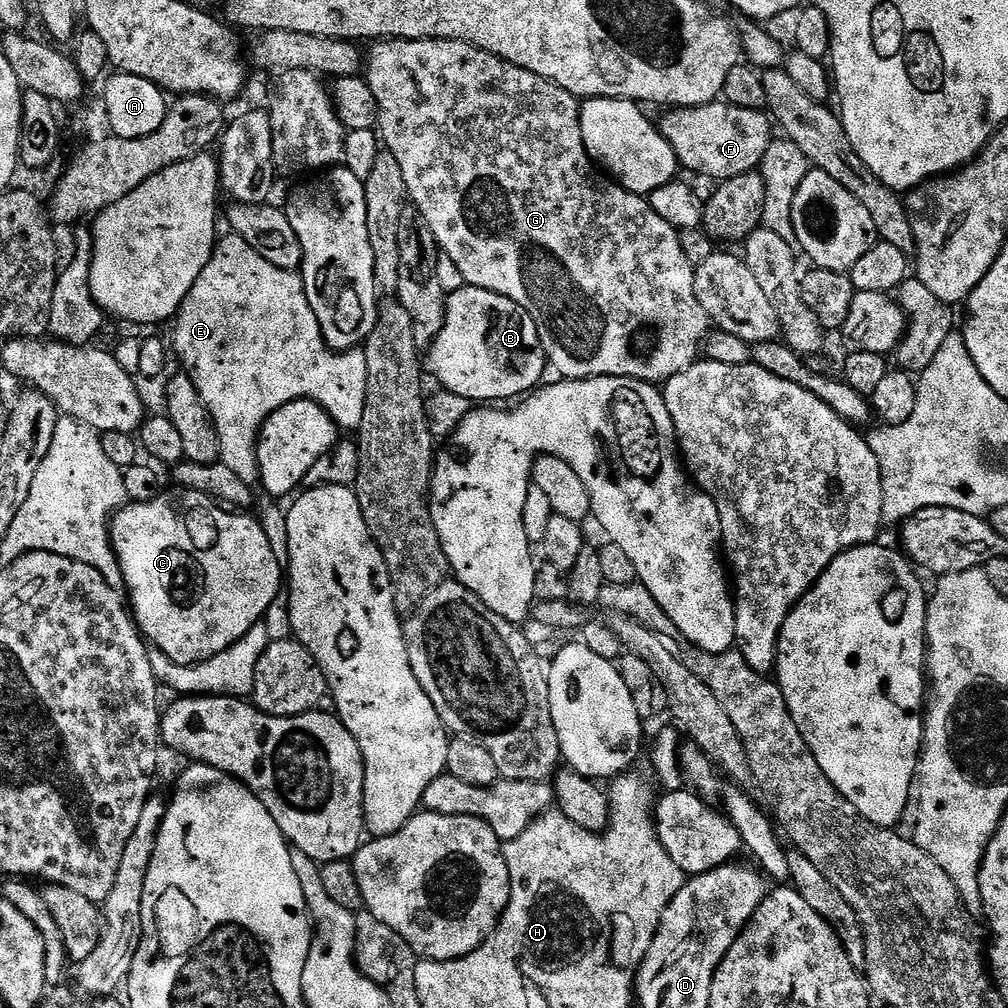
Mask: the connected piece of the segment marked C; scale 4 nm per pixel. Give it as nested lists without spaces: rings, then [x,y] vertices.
[[[176,486],[171,490],[165,490],[160,493],[154,502],[142,502],[141,504],[127,503],[113,517],[111,524],[113,547],[116,549],[116,556],[120,559],[122,574],[124,575],[124,588],[126,589],[127,599],[130,601],[130,611],[136,621],[137,628],[140,629],[140,635],[151,647],[156,648],[170,662],[179,664],[201,664],[234,646],[242,637],[254,627],[255,624],[263,621],[266,610],[277,603],[282,596],[282,566],[278,558],[274,558],[274,550],[270,548],[270,538],[266,536],[266,530],[259,519],[256,520],[252,514],[241,514],[236,510],[229,510],[211,500],[206,494],[186,490]]]

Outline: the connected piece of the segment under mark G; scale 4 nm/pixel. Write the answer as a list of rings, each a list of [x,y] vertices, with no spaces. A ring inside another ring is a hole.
[[[381,40],[373,43],[369,48],[372,49],[367,49],[366,52],[366,81],[370,90],[373,91],[374,98],[377,99],[377,110],[379,112],[378,135],[383,147],[390,154],[394,154],[394,159],[402,169],[402,178],[406,182],[406,190],[408,191],[407,199],[420,211],[422,218],[426,218],[426,222],[436,239],[436,247],[440,249],[443,255],[453,260],[454,266],[458,266],[458,270],[462,270],[465,285],[502,294],[518,306],[522,306],[522,310],[526,310],[526,314],[530,314],[530,318],[534,318],[534,326],[538,326],[538,338],[544,347],[547,363],[551,367],[553,364],[560,371],[559,375],[563,379],[589,380],[595,376],[625,376],[631,380],[647,380],[650,384],[659,385],[663,381],[674,378],[674,374],[682,374],[682,370],[686,370],[691,364],[695,364],[701,359],[702,345],[708,339],[710,331],[710,321],[706,310],[702,310],[700,295],[696,292],[696,270],[690,262],[690,258],[686,258],[686,250],[682,250],[680,232],[674,226],[670,226],[670,222],[665,222],[658,214],[654,214],[654,210],[649,206],[645,197],[626,191],[621,184],[617,184],[615,180],[609,178],[603,171],[598,170],[596,165],[592,163],[586,146],[582,142],[581,101],[577,97],[570,95],[566,90],[562,90],[562,86],[558,86],[546,78],[538,78],[538,74],[530,74],[530,70],[522,70],[522,66],[514,66],[486,50],[475,48],[474,45],[466,43],[465,40]]]

